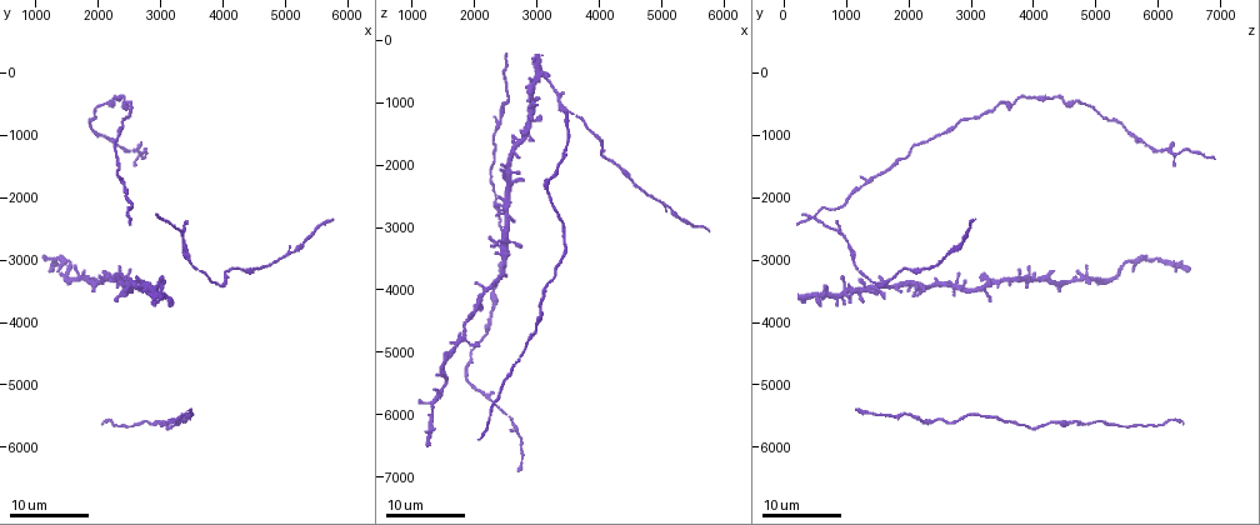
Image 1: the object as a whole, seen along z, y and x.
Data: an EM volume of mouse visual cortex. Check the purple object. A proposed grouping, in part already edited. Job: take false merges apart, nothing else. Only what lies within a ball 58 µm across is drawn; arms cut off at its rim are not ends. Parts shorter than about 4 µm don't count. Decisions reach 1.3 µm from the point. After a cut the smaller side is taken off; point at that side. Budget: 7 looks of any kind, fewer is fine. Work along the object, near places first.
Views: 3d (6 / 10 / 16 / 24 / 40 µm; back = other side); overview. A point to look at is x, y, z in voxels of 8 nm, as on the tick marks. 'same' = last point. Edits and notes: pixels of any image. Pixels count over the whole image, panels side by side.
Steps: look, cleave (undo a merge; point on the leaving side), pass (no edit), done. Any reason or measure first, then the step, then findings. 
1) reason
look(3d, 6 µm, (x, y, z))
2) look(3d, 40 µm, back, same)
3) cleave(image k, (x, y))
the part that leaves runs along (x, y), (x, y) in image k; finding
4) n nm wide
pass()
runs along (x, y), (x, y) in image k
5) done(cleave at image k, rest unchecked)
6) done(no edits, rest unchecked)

look(3d, 24 µm, (3350, 2900, 1150))

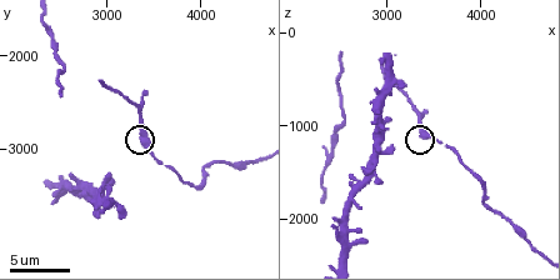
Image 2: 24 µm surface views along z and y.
look(3d, 10 µm, (3400, 2950, 1100))

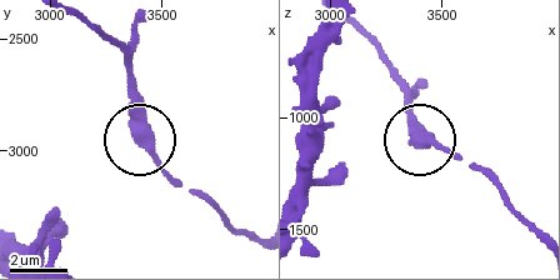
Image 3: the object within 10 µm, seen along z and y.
look(3d, 6 µm, (3390, 2920, 1110))

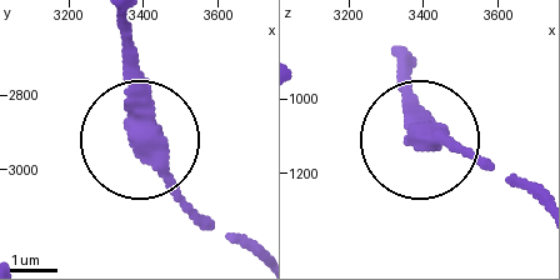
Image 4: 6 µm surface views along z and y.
pass()
continuous, no second neuron

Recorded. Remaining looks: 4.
thin arm on a thick one
look(3d, 10 µm, (2900, 3700, 850))

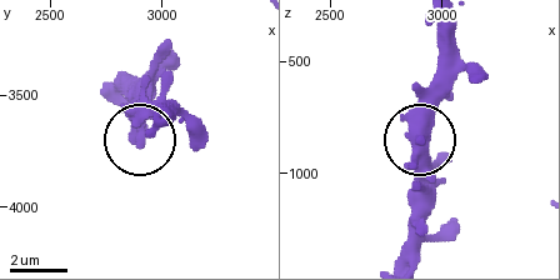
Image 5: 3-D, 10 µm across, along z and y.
pass()
continuous, no second neuron

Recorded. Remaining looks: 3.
look(3d, 16 µm, (5050, 2900, 2650))

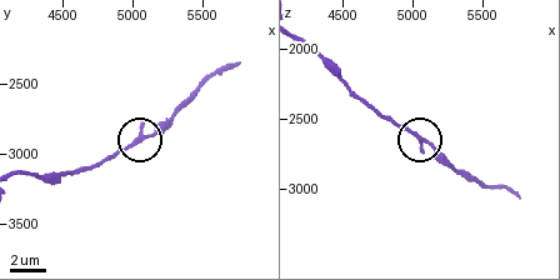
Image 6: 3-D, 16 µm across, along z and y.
look(3d, 6 µm, (5060, 2900, 2640))

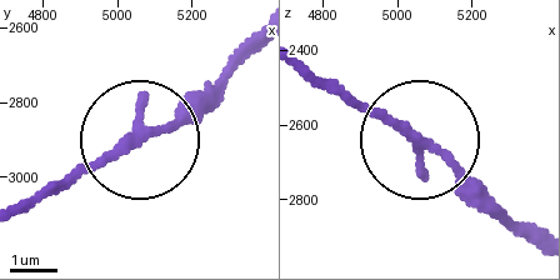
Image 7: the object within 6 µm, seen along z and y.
pass()
runs along (29, 203), (160, 131), (228, 64) in image 7; all the same neuron

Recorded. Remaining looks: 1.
done(no edits, rest unchecked)

